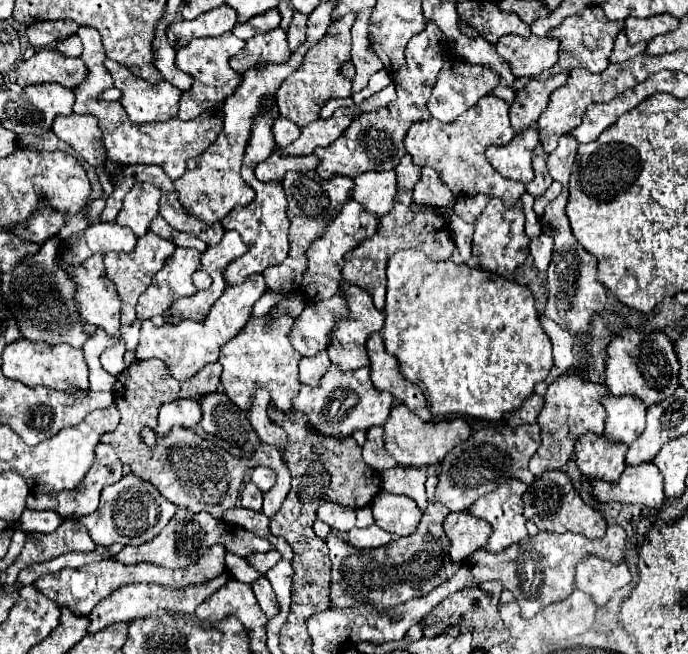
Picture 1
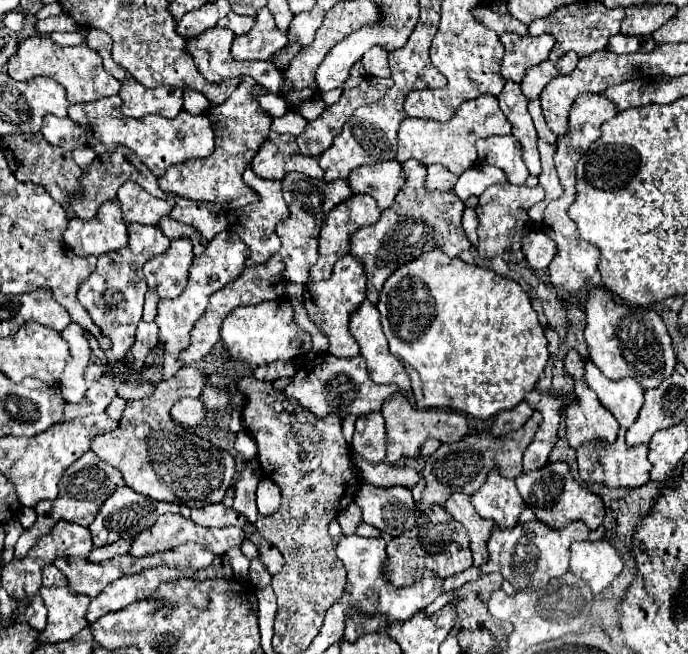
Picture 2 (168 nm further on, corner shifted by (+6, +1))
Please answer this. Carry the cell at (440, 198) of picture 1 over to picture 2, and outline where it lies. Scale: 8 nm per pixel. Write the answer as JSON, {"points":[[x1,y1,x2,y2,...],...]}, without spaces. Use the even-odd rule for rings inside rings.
{"points":[[434,164,434,166,428,166,428,174,426,174,426,190,428,192,450,192,456,184,458,176,444,170,440,164]]}

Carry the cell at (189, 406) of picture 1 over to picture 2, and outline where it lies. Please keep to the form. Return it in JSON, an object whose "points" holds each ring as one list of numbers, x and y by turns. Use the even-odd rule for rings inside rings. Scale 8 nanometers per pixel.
{"points":[[180,398,172,406,172,420,182,426,200,426,204,420,202,412,202,400,198,398]]}

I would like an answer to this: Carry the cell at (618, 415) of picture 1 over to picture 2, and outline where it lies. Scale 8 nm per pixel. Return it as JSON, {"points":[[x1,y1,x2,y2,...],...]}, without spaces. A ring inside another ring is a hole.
{"points":[[586,362,584,366,584,378,590,390,598,394,600,404,612,412,612,416,618,420,618,424,628,430,640,412,640,406,644,404,644,390,640,384,632,382,632,378,624,378,620,382,612,382,596,370,592,362]]}

